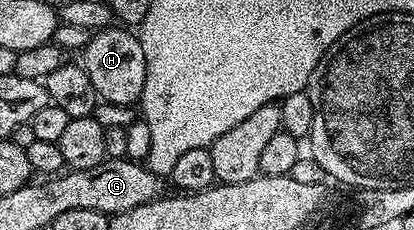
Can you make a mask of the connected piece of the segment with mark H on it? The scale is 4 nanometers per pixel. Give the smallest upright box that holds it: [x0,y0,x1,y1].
[81,26,147,106]

